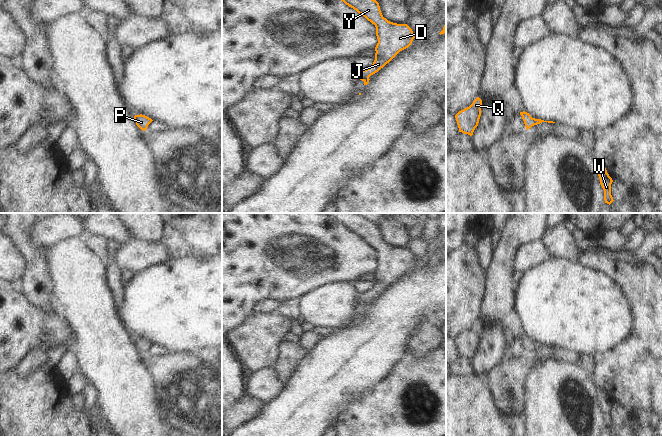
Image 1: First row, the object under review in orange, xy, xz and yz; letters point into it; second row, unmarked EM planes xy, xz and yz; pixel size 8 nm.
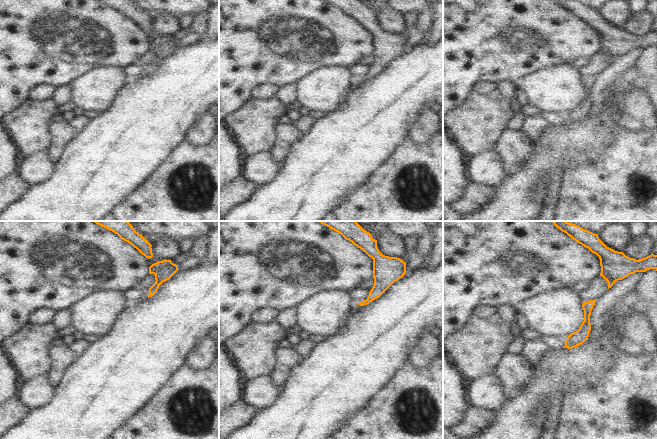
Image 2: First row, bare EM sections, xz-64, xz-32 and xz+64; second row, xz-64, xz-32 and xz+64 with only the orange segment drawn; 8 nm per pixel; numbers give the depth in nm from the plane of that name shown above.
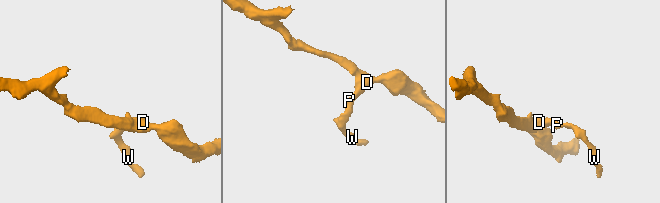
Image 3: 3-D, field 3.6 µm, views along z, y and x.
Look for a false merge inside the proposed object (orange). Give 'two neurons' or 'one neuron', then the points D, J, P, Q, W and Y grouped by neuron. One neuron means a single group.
one neuron; D J P Q W Y

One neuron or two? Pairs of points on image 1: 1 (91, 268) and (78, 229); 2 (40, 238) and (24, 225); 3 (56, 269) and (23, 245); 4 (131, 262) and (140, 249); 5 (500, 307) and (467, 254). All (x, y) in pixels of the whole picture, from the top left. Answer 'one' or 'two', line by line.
1: two
2: two
3: two
4: one
5: two

